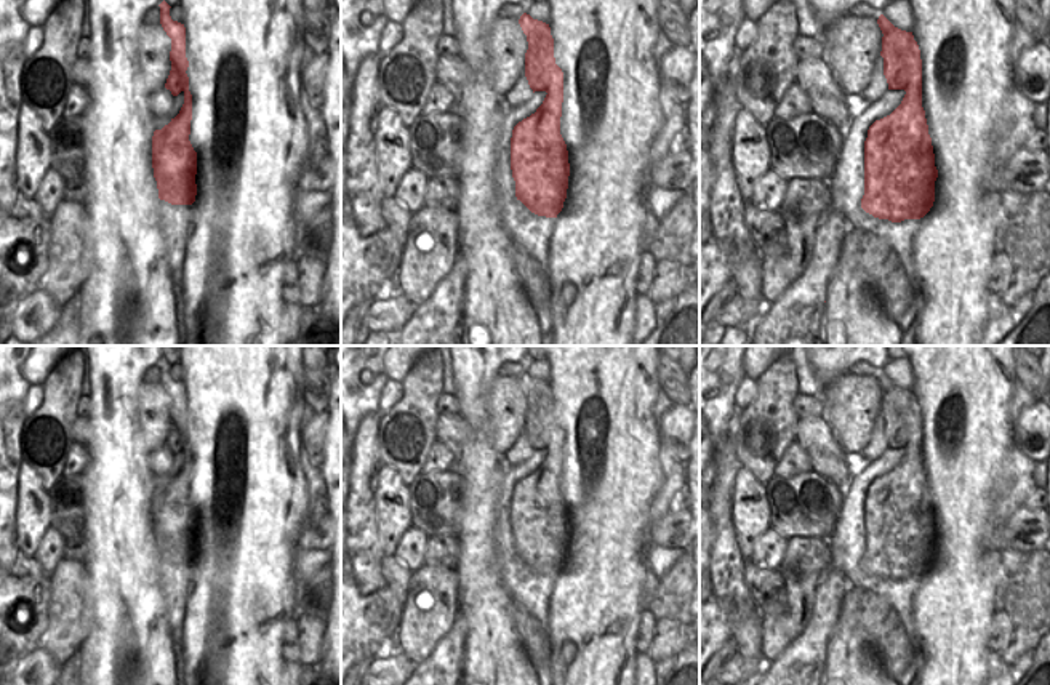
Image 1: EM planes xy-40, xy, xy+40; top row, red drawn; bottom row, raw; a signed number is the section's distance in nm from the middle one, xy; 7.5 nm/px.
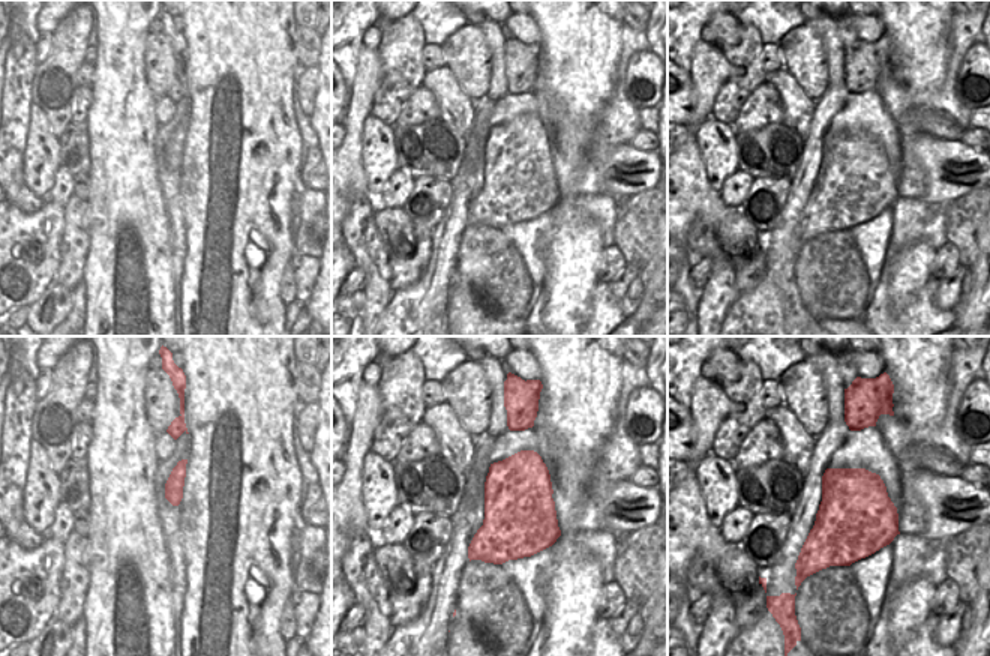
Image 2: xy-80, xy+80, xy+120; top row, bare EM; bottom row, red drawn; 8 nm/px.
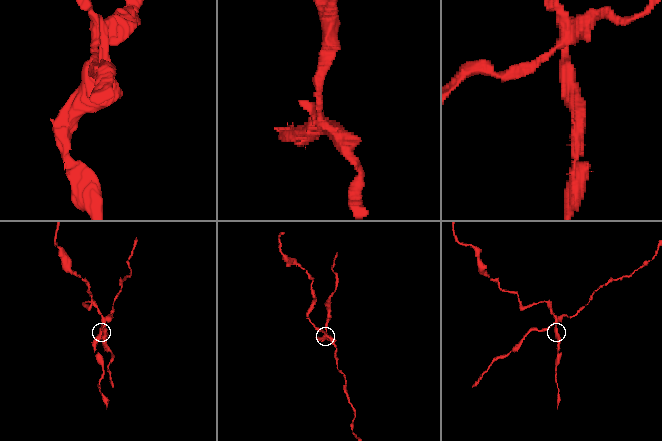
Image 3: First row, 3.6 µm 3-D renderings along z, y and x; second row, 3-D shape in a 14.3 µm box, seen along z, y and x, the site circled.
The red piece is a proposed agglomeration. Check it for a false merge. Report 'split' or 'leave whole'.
split

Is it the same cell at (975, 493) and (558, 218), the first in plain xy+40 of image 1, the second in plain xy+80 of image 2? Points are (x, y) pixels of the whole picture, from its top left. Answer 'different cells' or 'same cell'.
different cells

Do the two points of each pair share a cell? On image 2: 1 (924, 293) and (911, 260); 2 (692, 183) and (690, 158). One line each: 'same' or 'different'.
1: different
2: same

